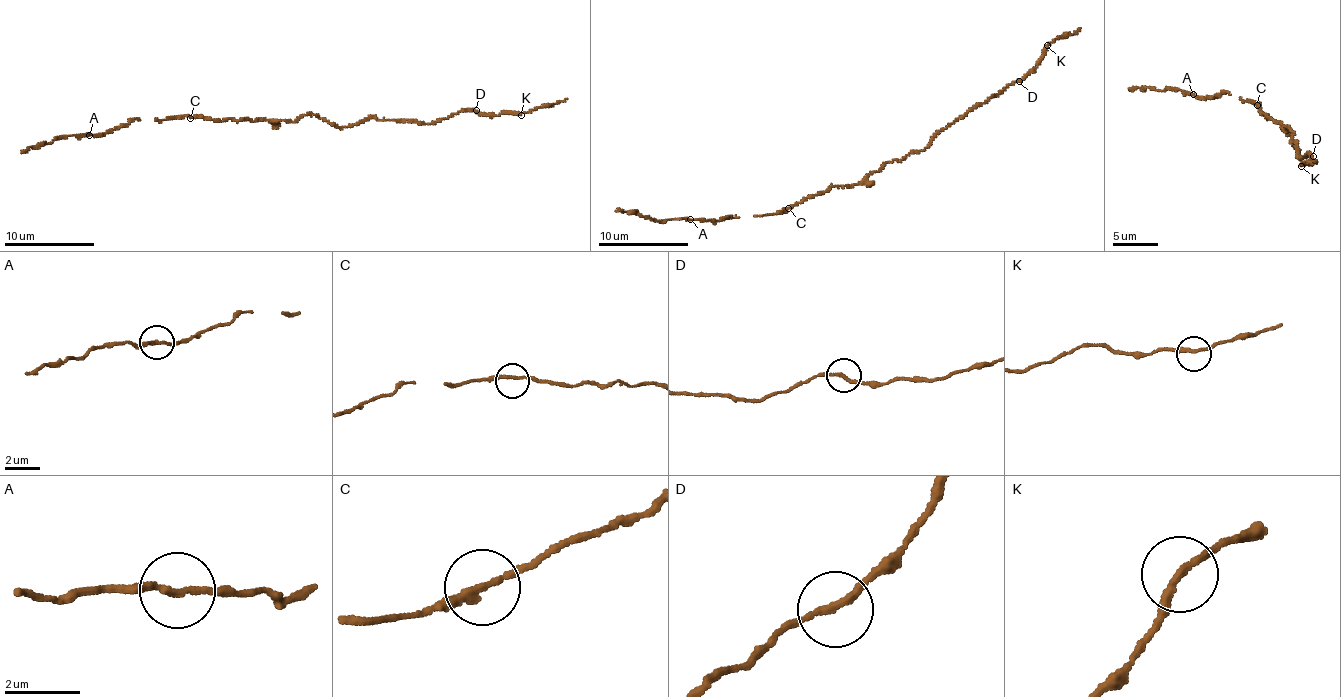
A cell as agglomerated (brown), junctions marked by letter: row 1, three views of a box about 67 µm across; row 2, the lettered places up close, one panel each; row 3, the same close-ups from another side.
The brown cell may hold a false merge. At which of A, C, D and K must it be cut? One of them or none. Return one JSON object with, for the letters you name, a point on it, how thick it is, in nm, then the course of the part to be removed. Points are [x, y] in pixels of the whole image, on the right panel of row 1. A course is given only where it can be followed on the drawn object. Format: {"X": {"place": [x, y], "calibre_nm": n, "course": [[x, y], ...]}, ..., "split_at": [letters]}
{"split_at": []}

